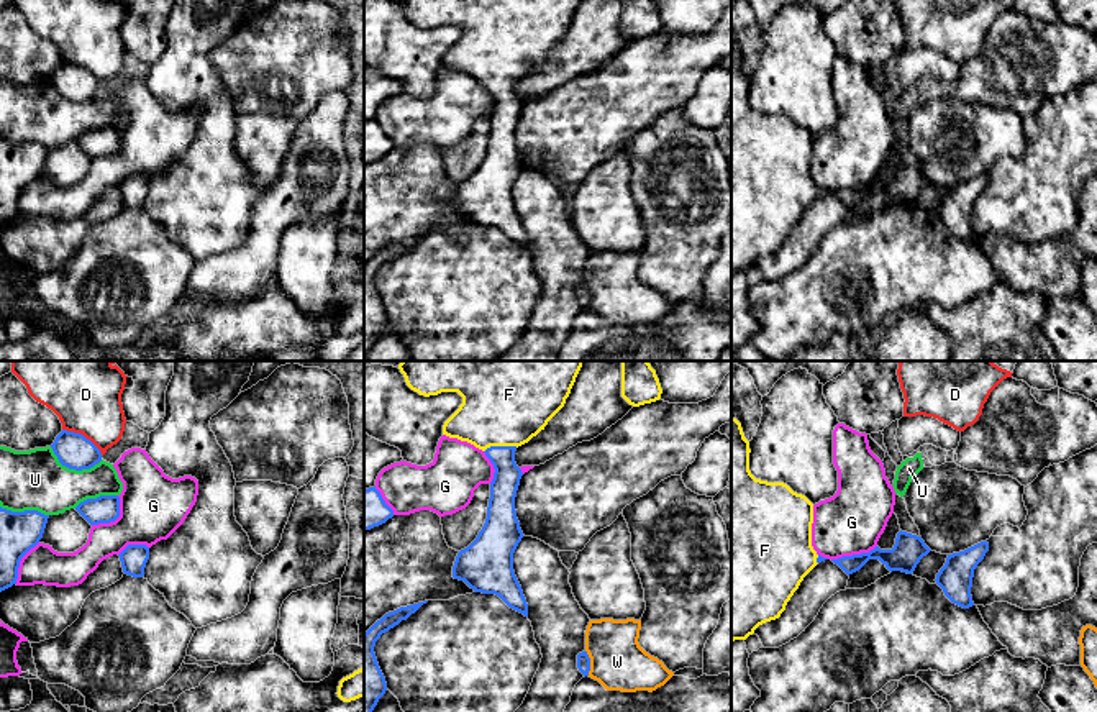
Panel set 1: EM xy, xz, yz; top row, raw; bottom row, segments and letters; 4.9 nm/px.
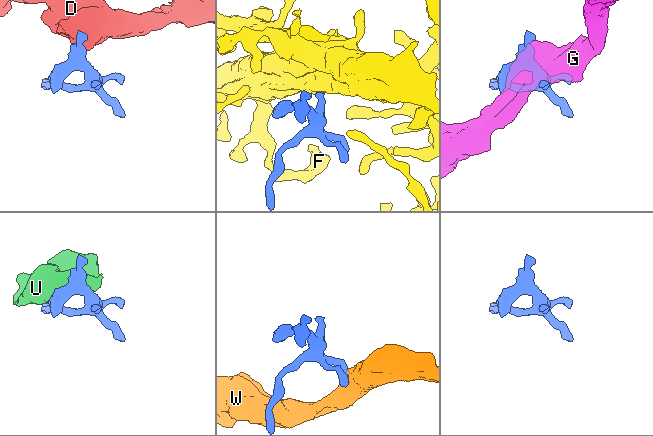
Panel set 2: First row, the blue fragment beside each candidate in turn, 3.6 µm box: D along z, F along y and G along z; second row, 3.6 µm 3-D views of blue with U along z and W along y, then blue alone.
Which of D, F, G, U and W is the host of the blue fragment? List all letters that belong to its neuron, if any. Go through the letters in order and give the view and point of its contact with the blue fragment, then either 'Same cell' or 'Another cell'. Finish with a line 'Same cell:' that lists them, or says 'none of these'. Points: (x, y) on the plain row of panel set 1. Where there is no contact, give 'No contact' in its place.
D: Touches blue at xy (82, 68). Another cell
F: Touches blue at xz (500, 79). Same cell
G: Touches blue at xy (115, 151). Another cell
U: Touches blue at xy (74, 100). Another cell
W: Touches blue at xz (589, 296). Another cell
Same cell: F

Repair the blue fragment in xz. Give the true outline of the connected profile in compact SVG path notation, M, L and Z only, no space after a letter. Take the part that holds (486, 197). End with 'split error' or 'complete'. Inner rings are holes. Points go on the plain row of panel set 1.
M398 0L407 18L420 28L430 30L441 25L457 25L462 30L459 41L444 54L443 67L467 74L482 82L494 97L487 151L477 171L456 189L453 210L464 213L482 226L498 228L510 241L528 249L528 236L513 203L513 185L523 171L515 143L515 130L523 108L515 95L518 79L536 69L548 54L564 39L580 0Z; split error

